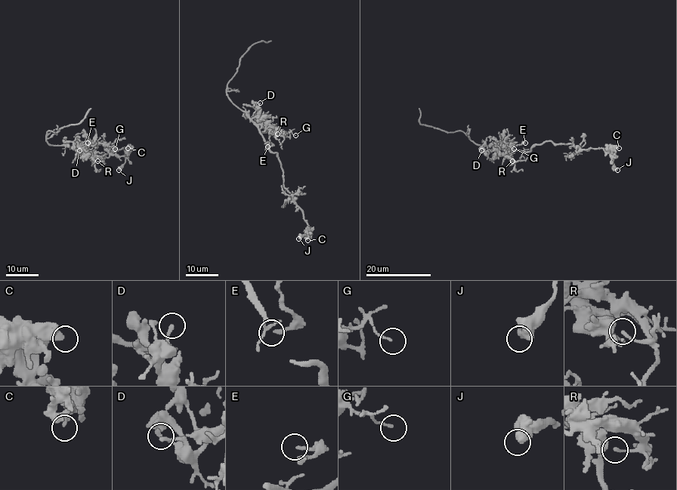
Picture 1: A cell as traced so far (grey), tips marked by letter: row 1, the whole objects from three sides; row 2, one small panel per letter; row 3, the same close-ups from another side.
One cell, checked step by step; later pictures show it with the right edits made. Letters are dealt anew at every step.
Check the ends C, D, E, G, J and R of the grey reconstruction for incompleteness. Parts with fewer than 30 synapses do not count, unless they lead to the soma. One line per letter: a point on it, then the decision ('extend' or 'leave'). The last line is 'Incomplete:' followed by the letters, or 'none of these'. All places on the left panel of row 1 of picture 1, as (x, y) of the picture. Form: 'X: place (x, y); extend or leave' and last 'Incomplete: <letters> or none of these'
C: place (128, 148); leave
D: place (79, 150); leave
E: place (88, 143); leave
G: place (115, 149); leave
J: place (119, 170); leave
R: place (97, 161); leave
Incomplete: none of these

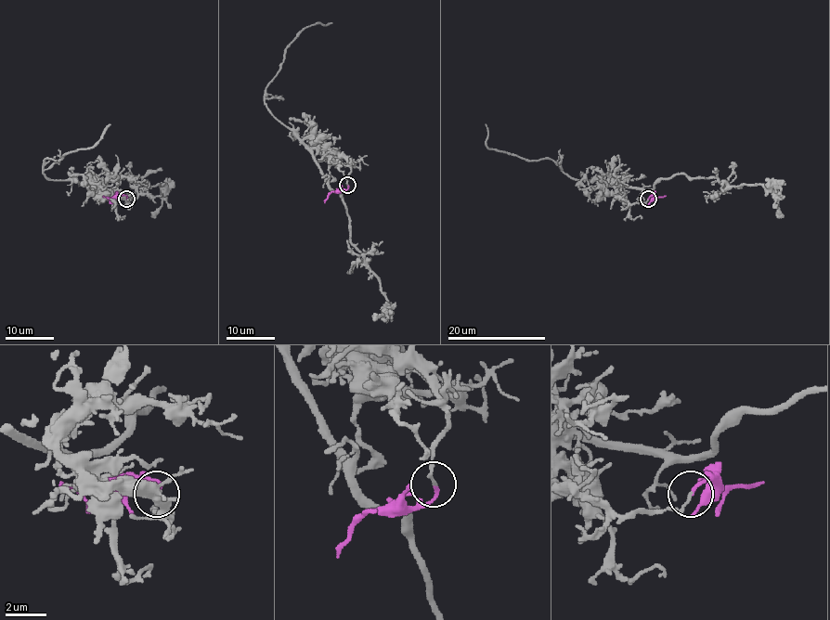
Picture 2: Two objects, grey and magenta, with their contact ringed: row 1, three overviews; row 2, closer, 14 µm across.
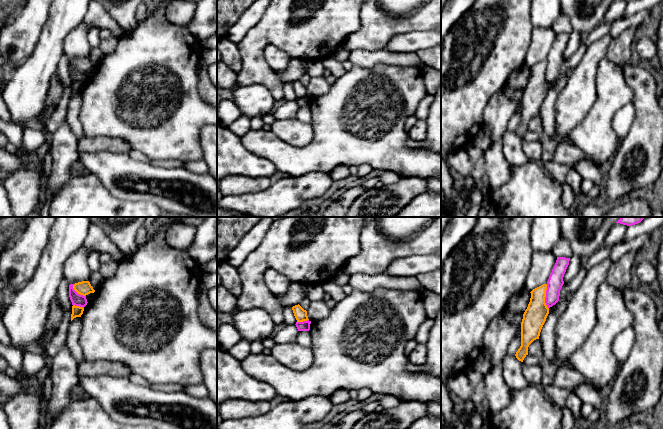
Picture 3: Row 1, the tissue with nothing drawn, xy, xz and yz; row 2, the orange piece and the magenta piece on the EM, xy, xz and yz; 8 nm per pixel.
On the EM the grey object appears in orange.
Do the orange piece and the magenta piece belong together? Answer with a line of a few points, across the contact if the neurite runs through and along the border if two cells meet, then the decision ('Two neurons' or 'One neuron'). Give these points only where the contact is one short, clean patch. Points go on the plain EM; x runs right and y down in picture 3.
Line: yz (546, 60), (545, 80), (548, 84). Two neurons

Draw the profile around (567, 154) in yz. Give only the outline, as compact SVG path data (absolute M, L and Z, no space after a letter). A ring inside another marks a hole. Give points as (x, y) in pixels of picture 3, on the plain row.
M561 143L556 150L553 152L553 161L559 164L568 165L572 168L580 160L587 159L594 163L598 168L601 164L593 161L591 158L586 156L582 150L572 144Z

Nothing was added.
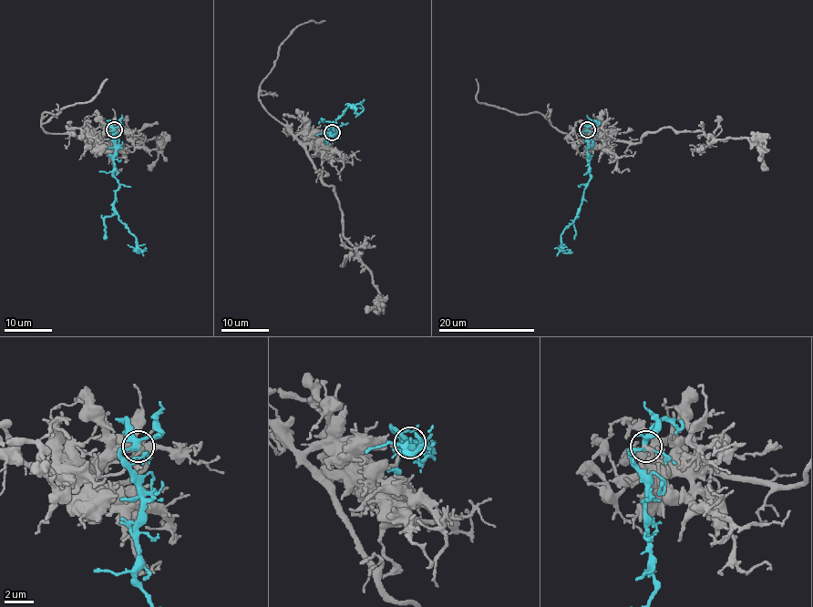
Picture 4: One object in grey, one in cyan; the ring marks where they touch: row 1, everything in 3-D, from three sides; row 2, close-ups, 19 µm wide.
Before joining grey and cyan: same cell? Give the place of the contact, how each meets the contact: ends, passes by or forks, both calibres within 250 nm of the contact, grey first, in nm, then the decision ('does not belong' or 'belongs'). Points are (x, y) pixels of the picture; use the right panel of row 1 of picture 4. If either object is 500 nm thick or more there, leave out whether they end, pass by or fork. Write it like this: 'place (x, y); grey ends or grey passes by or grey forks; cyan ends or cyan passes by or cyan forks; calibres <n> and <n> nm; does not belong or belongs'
place (587, 129); grey ends; cyan forks; calibres 240 and 320 nm; does not belong

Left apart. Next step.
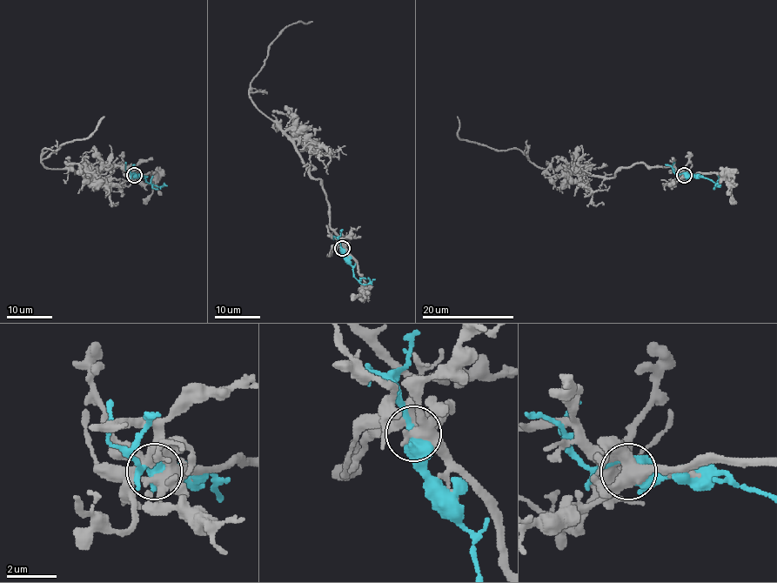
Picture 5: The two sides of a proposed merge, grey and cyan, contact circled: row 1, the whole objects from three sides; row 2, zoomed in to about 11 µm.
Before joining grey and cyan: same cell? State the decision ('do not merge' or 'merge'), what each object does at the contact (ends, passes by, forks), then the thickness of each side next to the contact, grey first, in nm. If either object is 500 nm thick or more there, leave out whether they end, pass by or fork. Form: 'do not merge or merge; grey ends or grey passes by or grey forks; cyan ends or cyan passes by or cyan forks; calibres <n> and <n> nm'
do not merge; calibres 380 and 500 nm

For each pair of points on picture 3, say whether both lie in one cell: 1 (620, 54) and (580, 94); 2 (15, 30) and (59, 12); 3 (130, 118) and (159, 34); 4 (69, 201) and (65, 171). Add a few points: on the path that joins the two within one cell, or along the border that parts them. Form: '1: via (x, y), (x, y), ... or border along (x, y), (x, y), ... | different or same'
1: border along (613, 39), (604, 57) | different
2: border along (49, 10), (49, 15), (38, 39) | different
3: via (140, 97), (151, 79), (157, 55) | same
4: border along (73, 172), (68, 181), (52, 199) | different

